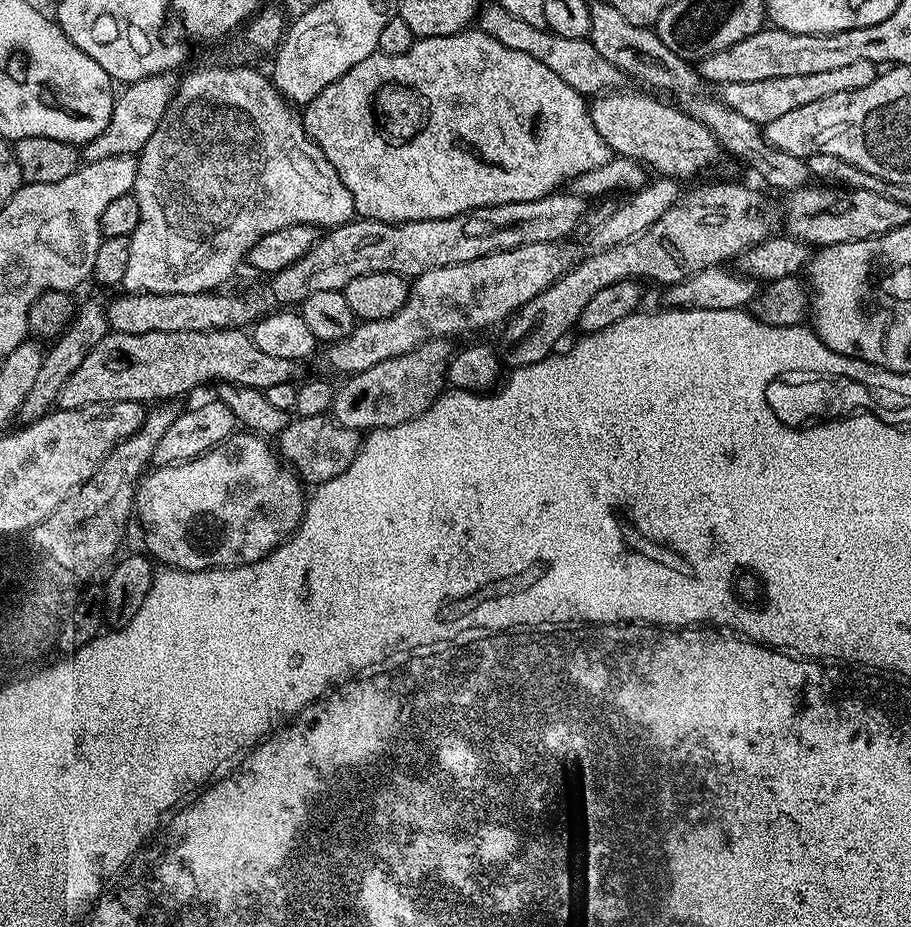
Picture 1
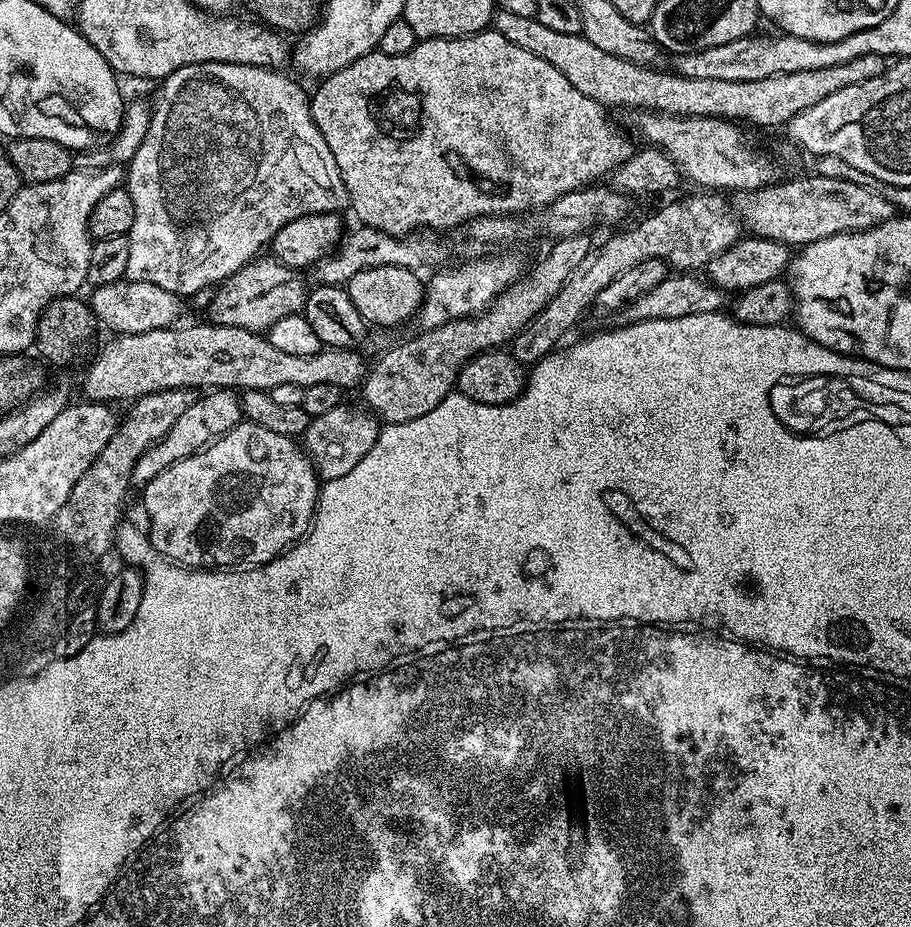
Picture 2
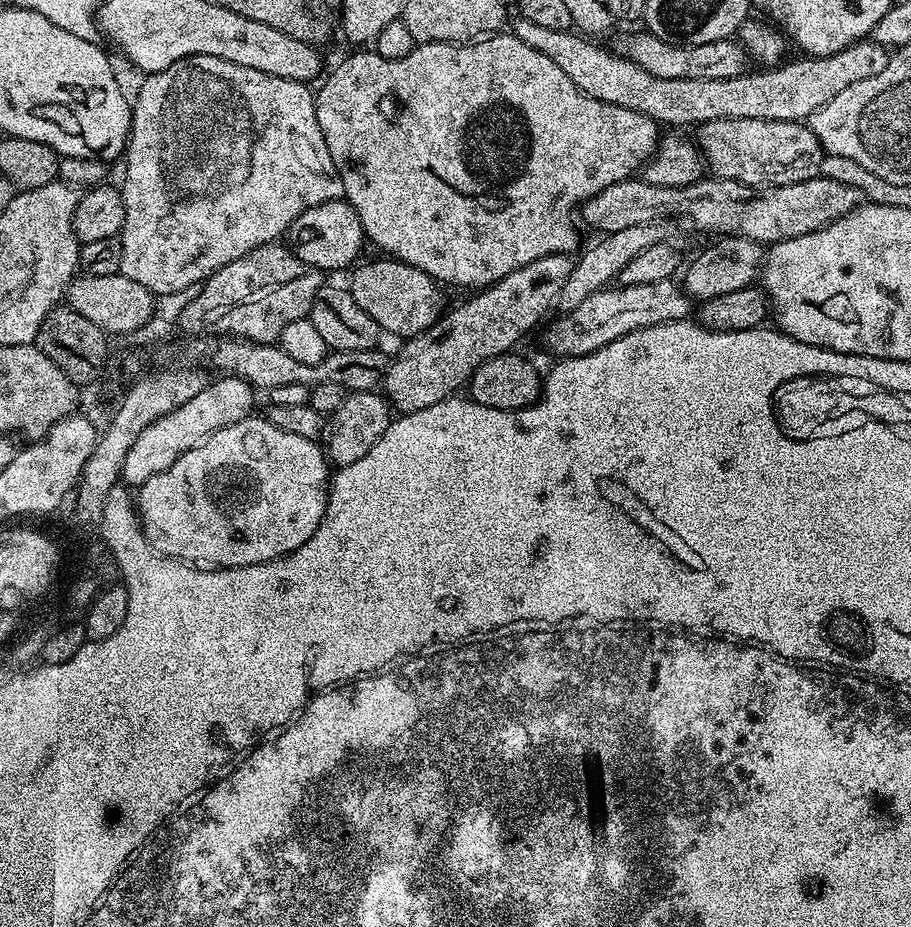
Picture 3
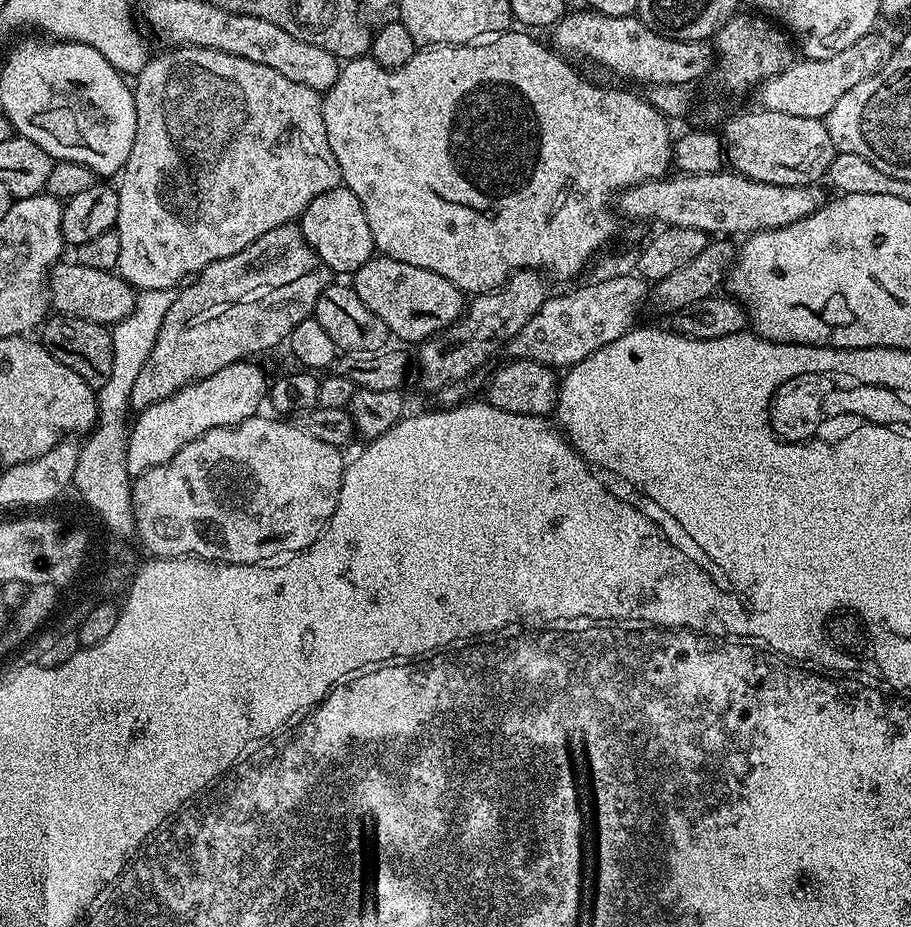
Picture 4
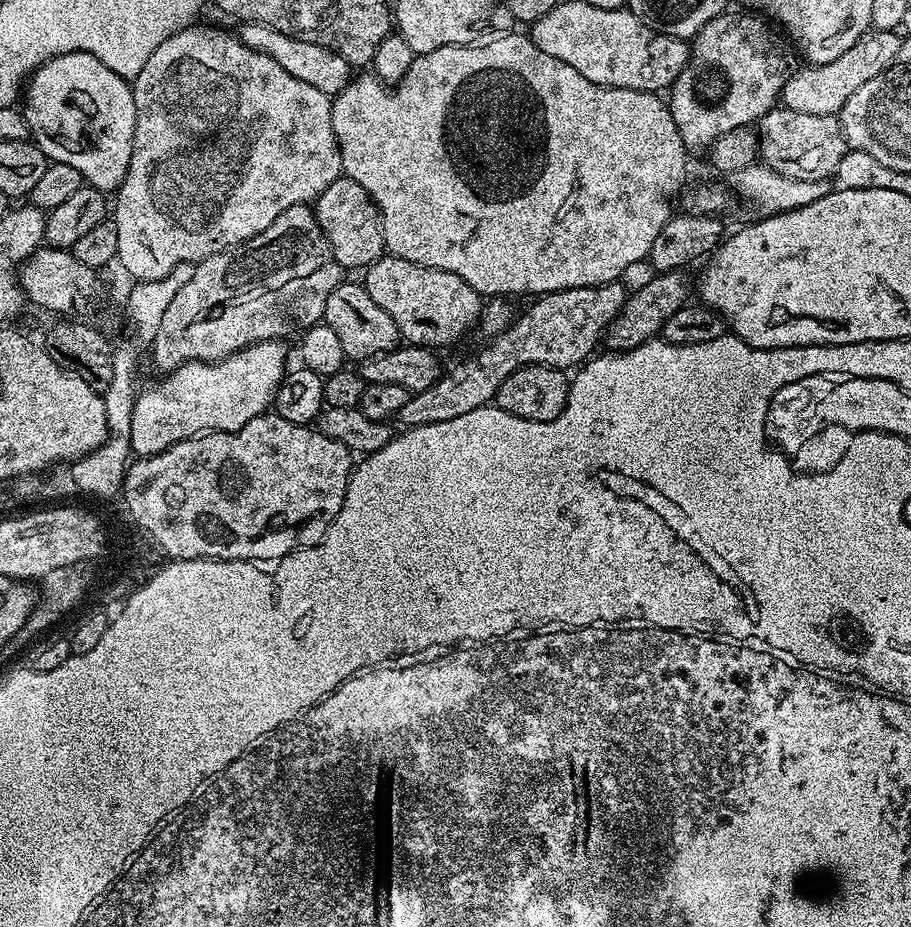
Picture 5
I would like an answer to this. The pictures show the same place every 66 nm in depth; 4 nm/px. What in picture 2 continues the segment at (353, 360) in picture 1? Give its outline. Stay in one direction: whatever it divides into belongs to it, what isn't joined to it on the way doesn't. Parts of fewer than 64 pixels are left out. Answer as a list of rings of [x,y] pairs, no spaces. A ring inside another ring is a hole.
[[[490,254],[485,258],[474,258],[470,264],[462,264],[449,272],[440,272],[432,281],[427,281],[424,301],[418,313],[421,329],[434,328],[452,320],[478,316],[499,298],[510,285],[522,276],[520,260],[508,254]]]

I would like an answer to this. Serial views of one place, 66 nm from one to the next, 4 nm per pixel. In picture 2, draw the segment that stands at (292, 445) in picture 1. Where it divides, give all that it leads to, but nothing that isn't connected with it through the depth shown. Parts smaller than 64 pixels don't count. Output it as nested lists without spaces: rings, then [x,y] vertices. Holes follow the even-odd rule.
[[[341,402],[334,410],[309,419],[308,428],[302,435],[302,447],[321,481],[342,478],[342,474],[354,470],[354,466],[366,458],[370,446],[374,446],[381,421],[371,411],[360,408],[347,408],[347,403]]]

